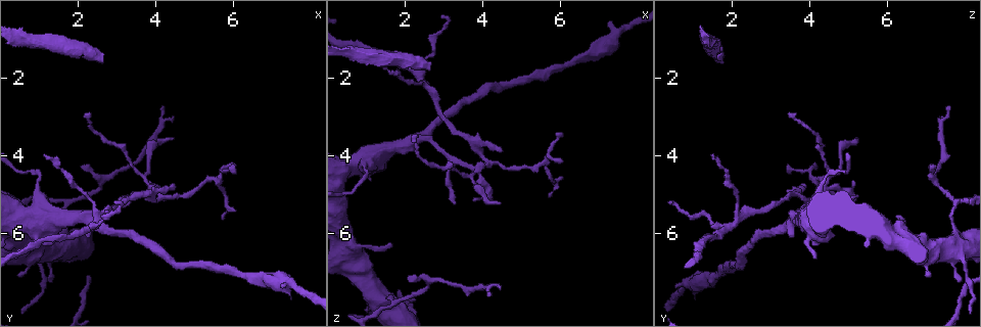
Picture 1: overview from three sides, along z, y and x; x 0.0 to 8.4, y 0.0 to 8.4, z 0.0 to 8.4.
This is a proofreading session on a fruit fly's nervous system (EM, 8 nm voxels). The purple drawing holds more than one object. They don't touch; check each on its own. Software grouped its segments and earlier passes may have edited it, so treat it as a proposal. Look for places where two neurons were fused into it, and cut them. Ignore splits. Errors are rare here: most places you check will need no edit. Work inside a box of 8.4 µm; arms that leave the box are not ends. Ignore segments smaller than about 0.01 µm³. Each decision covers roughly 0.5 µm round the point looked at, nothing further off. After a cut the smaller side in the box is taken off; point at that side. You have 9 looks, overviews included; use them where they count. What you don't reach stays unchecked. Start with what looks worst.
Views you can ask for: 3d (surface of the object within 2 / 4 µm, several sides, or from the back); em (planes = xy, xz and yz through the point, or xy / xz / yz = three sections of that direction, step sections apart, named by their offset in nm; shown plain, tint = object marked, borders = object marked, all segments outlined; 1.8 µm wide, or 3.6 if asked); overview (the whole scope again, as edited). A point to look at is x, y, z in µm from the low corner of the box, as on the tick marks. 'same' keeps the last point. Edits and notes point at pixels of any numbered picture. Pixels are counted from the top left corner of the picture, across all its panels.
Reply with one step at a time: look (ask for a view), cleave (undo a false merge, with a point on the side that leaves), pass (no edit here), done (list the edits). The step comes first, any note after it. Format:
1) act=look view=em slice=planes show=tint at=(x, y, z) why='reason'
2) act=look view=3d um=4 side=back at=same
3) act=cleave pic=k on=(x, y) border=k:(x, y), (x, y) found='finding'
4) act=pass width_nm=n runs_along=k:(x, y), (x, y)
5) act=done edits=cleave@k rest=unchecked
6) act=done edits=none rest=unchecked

act=look view=3d um=2 at=(2.35, 5.75, 2.00) why='abrupt turn'

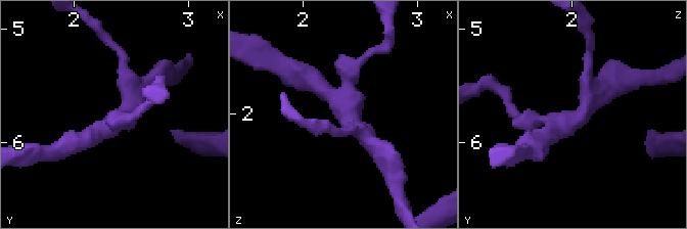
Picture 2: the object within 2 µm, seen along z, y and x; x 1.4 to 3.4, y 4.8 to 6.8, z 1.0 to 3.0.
act=look view=em slice=xy step=16 show=tint at=(2.38, 5.78, 1.94) arms=4

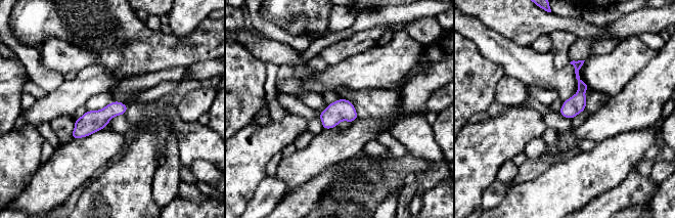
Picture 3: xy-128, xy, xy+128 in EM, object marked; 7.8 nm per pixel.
act=pass found='all the same neuron'

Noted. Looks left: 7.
act=look view=em slice=planes show=tint at=(3.85, 4.85, 4.40) why='sharp bend'

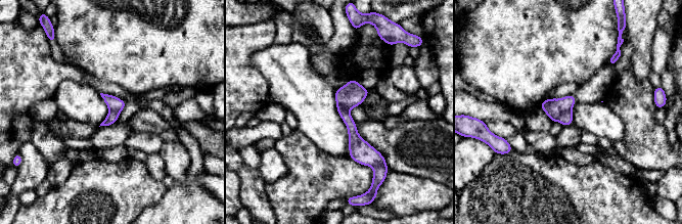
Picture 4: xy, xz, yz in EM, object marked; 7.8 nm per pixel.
act=cleave pic=4 on=(553, 107) found='two neurons meet here'

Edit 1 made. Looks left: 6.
act=look view=em um=3.6 slice=planes show=tint at=(1.50, 6.05, 7.75)

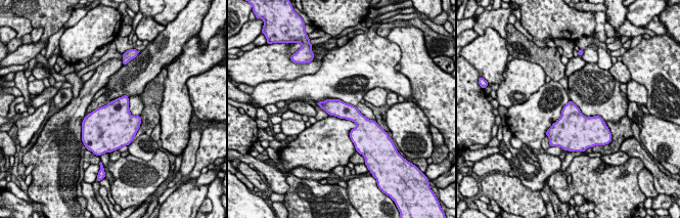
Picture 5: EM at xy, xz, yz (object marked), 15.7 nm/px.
act=pass runs_along=5:(322, 103), (350, 112), (364, 128) found='continuous, no second neuron'

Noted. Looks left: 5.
act=done edits=cleave@4 rest=unchecked

